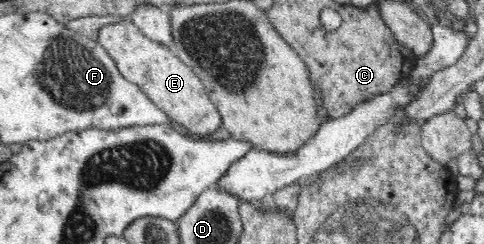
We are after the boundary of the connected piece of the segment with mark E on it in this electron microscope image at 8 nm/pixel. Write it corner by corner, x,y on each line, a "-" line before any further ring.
121,21
103,27
96,41
115,61
122,76
139,87
139,90
167,114
171,121
180,125
184,133
193,133
204,138
210,133
215,133
222,125
219,110
209,100
199,76
174,55
172,47
168,48
148,39
132,21

